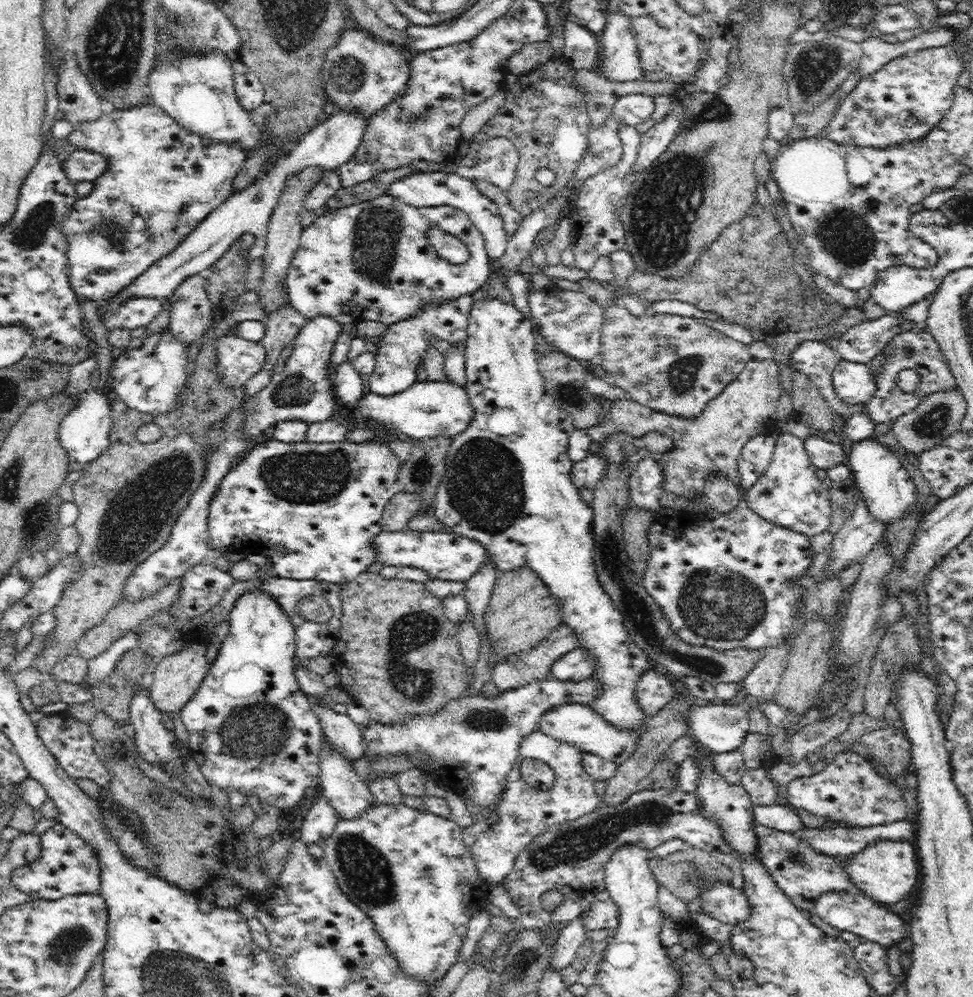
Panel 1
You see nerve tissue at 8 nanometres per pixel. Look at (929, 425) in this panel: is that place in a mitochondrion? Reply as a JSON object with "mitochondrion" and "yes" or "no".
{"mitochondrion":"yes"}

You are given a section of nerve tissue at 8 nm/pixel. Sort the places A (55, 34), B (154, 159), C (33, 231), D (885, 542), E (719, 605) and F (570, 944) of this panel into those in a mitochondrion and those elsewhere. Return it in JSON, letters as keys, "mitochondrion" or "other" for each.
{"A":"other","B":"other","C":"mitochondrion","D":"other","E":"mitochondrion","F":"other"}

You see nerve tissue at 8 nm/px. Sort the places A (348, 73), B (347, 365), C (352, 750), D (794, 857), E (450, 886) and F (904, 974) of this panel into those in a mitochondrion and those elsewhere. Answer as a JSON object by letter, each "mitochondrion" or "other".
{"A":"mitochondrion","B":"other","C":"other","D":"mitochondrion","E":"other","F":"other"}

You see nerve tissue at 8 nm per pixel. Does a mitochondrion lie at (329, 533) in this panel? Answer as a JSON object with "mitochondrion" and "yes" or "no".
{"mitochondrion":"no"}

